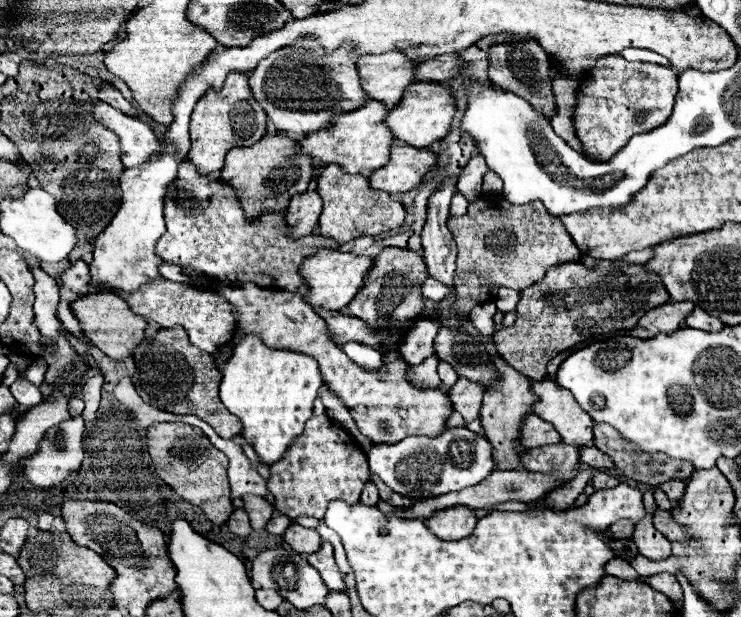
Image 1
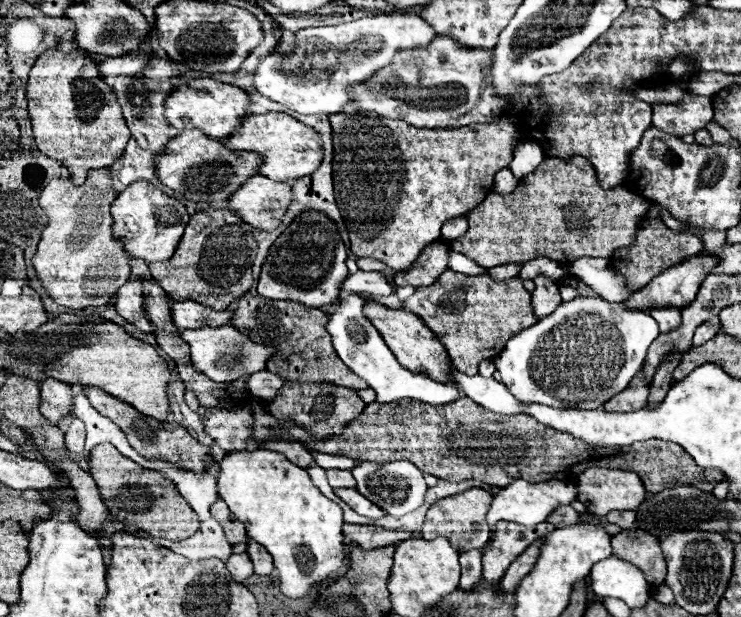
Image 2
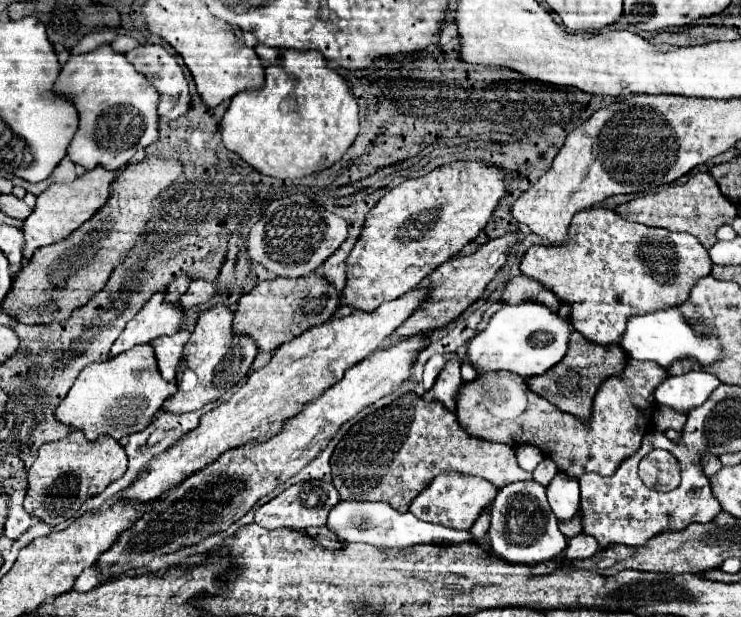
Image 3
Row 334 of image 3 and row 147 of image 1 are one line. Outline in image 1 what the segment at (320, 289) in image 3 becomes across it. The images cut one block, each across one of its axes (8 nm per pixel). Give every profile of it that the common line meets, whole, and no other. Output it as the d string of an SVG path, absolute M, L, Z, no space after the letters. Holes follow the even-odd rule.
M266 134L250 148L234 148L226 154L226 164L220 170L220 182L232 186L238 194L246 220L256 220L262 214L282 212L296 194L304 194L312 180L312 160L298 154L298 142L282 134Z

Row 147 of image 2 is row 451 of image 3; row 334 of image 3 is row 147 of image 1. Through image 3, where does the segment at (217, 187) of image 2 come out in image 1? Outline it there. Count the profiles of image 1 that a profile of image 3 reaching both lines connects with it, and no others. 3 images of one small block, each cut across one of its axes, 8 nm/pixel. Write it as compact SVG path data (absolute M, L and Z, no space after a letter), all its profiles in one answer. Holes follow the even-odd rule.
M368 100L356 112L348 112L346 116L334 116L334 126L322 128L322 132L312 132L310 136L298 142L300 152L308 154L314 166L330 166L338 164L346 174L362 174L370 176L370 172L382 168L386 158L390 156L390 146L394 142L392 132L384 124L388 108L378 104L376 100Z

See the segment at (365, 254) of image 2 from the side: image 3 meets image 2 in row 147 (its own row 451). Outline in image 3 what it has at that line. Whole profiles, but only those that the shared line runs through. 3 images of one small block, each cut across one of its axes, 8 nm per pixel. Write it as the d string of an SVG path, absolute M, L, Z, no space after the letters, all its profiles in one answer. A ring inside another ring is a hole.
M404 394L390 406L354 424L338 442L330 468L332 484L342 500L386 502L398 512L408 512L418 490L422 490L434 474L446 470L486 478L496 488L532 478L530 472L518 466L512 446L468 436L460 430L454 412L444 410L440 402L428 404L416 394Z

